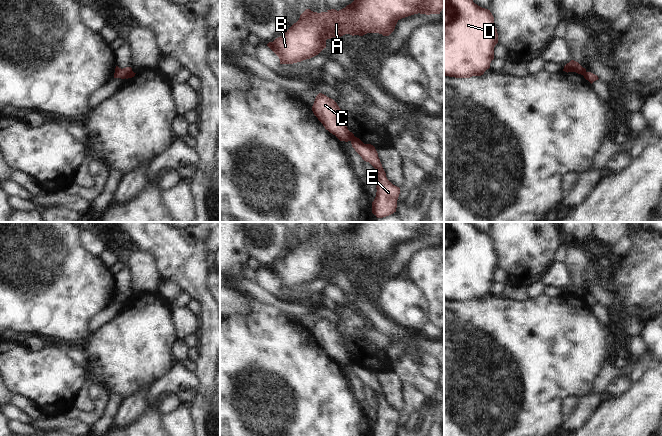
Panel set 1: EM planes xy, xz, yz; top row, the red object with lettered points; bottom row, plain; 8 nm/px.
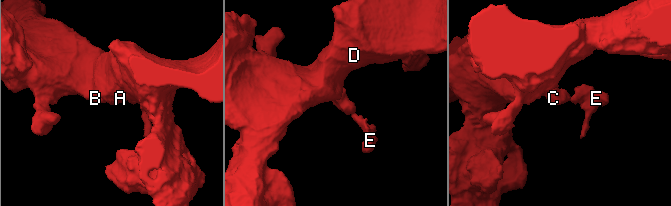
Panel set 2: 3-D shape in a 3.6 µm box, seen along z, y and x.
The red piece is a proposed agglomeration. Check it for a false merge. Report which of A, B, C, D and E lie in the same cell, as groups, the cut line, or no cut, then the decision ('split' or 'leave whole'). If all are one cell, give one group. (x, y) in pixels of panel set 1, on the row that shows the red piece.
A B C D / E | xz (355, 137), (350, 140) | split

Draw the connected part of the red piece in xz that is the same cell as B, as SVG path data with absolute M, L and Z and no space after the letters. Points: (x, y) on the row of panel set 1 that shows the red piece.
M354 0L339 11L331 9L317 13L306 9L296 23L267 46L279 57L280 64L293 64L318 55L326 48L327 39L339 38L345 34L363 36L379 33L389 36L400 19L418 13L440 14L443 8L443 0Z

